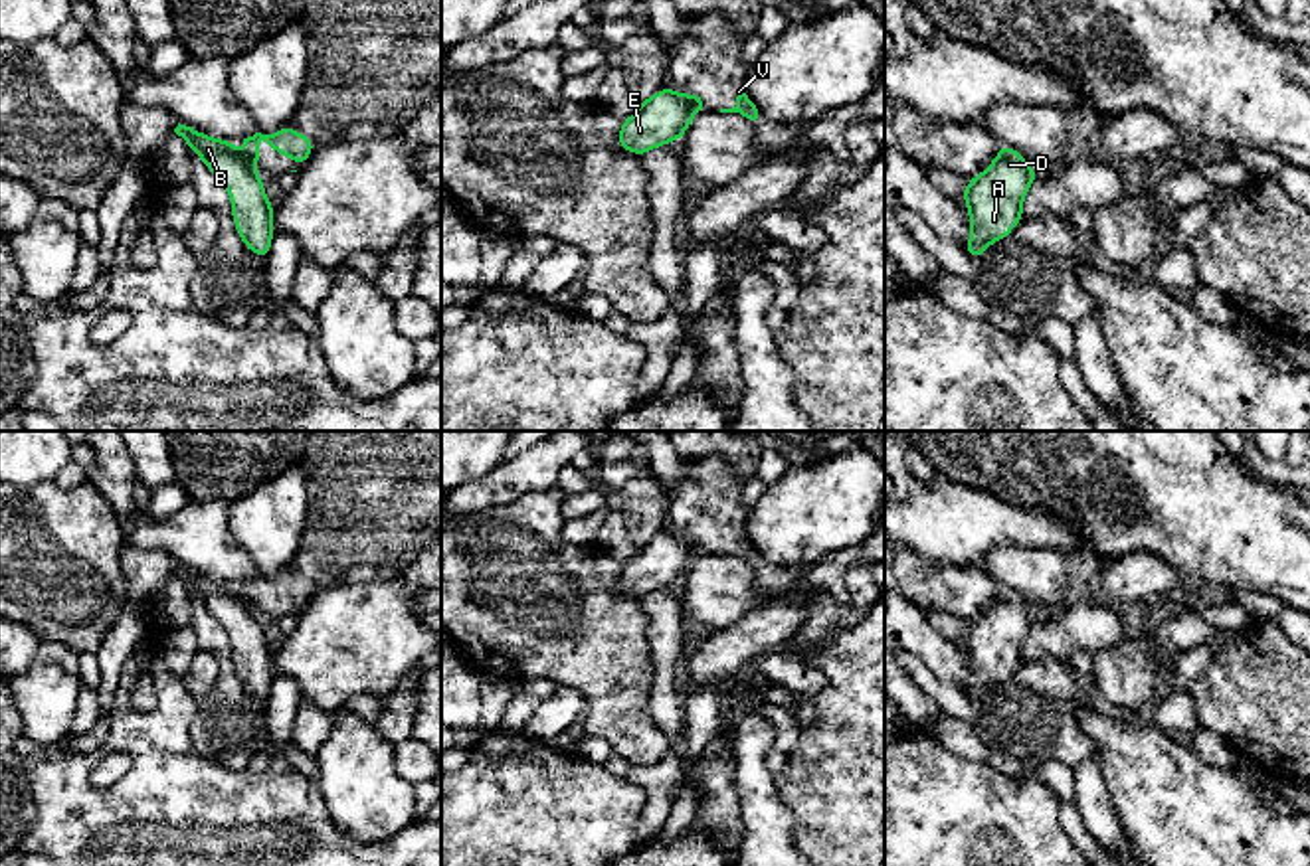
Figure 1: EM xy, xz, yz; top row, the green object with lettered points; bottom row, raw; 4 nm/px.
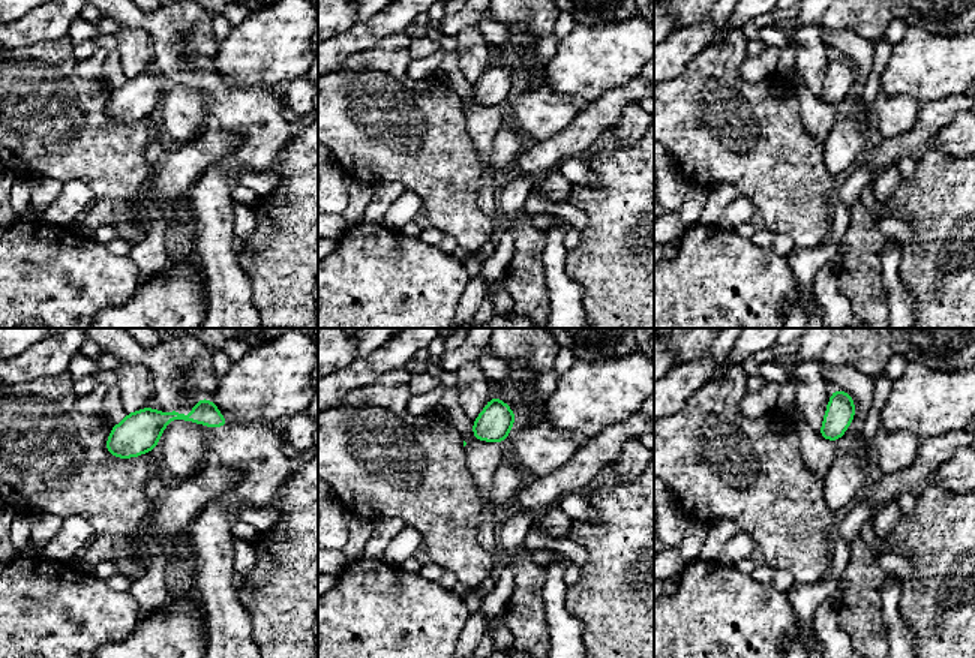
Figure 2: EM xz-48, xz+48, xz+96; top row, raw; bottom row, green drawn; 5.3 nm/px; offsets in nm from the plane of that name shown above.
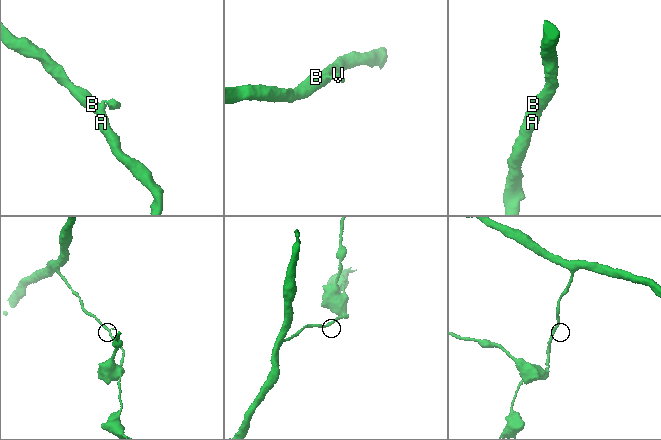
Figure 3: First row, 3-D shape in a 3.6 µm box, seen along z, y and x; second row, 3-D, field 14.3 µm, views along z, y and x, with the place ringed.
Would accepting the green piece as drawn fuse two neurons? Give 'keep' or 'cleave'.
cleave

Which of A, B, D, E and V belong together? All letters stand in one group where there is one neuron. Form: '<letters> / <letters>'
A B D E / V

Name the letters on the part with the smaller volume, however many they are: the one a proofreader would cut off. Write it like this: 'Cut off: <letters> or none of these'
Cut off: V

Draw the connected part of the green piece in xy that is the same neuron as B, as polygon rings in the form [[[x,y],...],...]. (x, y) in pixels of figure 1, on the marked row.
[[[180,123],[174,132],[228,190],[234,225],[243,245],[267,261],[275,223],[273,202],[265,196],[263,176],[243,160],[234,140],[208,136]]]

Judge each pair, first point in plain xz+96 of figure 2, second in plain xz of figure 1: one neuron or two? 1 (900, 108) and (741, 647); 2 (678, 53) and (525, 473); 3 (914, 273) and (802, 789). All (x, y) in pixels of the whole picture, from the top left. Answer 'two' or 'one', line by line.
1: two
2: one
3: one

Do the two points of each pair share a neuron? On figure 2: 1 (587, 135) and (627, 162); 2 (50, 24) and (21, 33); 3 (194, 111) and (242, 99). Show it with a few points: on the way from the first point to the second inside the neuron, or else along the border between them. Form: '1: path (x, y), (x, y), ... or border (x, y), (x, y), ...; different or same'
1: border (591, 149), (584, 156); different
2: path (42, 24), (29, 29); same
3: border (182, 83), (209, 93), (207, 116), (213, 123); different

